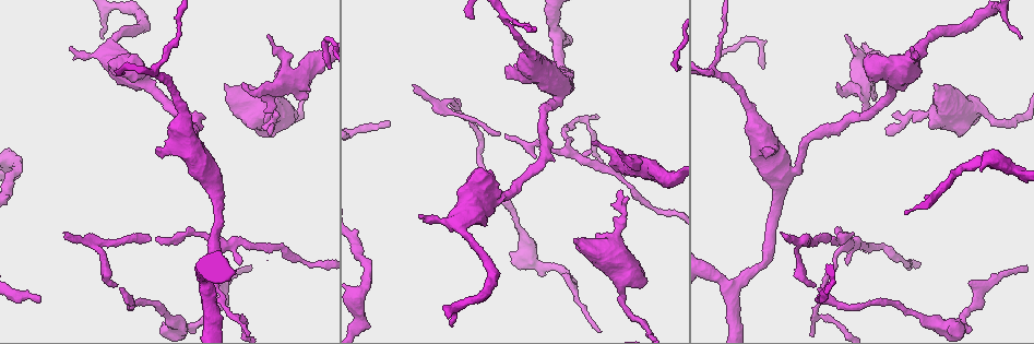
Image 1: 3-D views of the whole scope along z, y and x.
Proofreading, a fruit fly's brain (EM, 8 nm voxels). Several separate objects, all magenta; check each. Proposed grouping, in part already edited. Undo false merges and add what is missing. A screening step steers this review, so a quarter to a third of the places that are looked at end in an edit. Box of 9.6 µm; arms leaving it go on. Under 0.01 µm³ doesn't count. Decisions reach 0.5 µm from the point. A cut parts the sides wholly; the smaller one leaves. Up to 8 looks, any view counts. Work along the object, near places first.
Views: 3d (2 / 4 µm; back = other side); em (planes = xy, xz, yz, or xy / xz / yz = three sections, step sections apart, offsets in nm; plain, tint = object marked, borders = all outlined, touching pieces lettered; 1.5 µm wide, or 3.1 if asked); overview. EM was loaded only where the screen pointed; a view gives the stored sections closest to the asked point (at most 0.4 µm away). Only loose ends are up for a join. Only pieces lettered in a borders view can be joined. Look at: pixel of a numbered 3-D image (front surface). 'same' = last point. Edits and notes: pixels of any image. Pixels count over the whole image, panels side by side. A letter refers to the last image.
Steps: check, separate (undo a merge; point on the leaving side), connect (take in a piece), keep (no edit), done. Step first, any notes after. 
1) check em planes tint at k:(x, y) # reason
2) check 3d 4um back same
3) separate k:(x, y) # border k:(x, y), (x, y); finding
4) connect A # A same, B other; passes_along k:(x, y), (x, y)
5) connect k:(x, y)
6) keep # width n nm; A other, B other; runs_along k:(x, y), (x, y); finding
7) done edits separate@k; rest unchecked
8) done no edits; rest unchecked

check em planes borders at 1:(306, 95) # free end

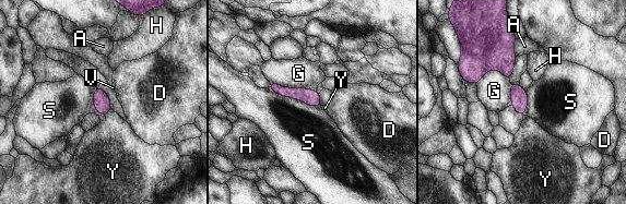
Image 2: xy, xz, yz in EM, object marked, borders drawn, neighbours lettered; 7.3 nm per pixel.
keep # A other, D other, G other, H other, S other, V other, Y other; runs_along 2:(510, 36), (506, 69), (521, 111); no lettered piece goes on from it

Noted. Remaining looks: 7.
check em planes plain at 1:(970, 282) # branch stops here

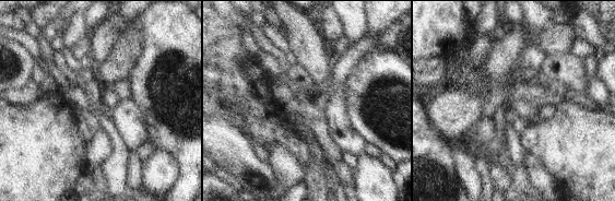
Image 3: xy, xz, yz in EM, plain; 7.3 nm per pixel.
check em planes borders same # see the neighbours

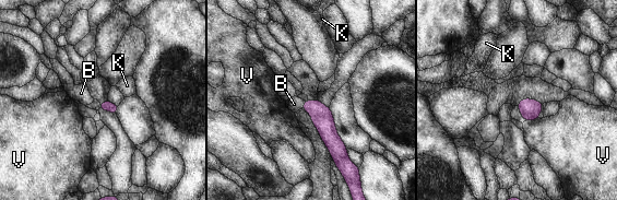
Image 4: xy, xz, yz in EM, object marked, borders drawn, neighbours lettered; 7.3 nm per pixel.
connect B # B same, K other, V other; passes_along 4:(322, 118), (303, 104), (294, 104); the neuron continues

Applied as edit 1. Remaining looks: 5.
check 3d 2um back at 1:(225, 85) # branch stops here

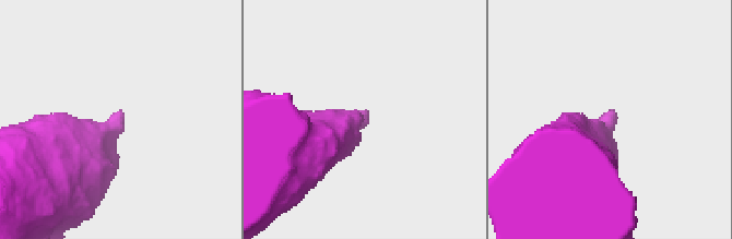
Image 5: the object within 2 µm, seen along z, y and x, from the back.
check em yz step 8 borders at 5:(124, 118)

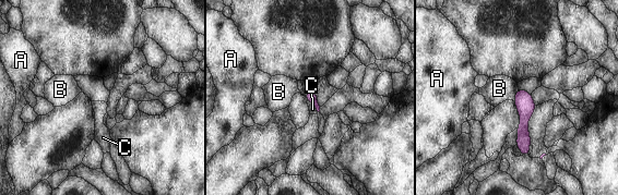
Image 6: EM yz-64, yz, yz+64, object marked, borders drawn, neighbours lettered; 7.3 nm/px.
keep # A other, B other, C other; border 6:(307, 100), (311, 101), (318, 111); none of them fits

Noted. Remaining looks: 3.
done edits connect@4; rest unchecked

